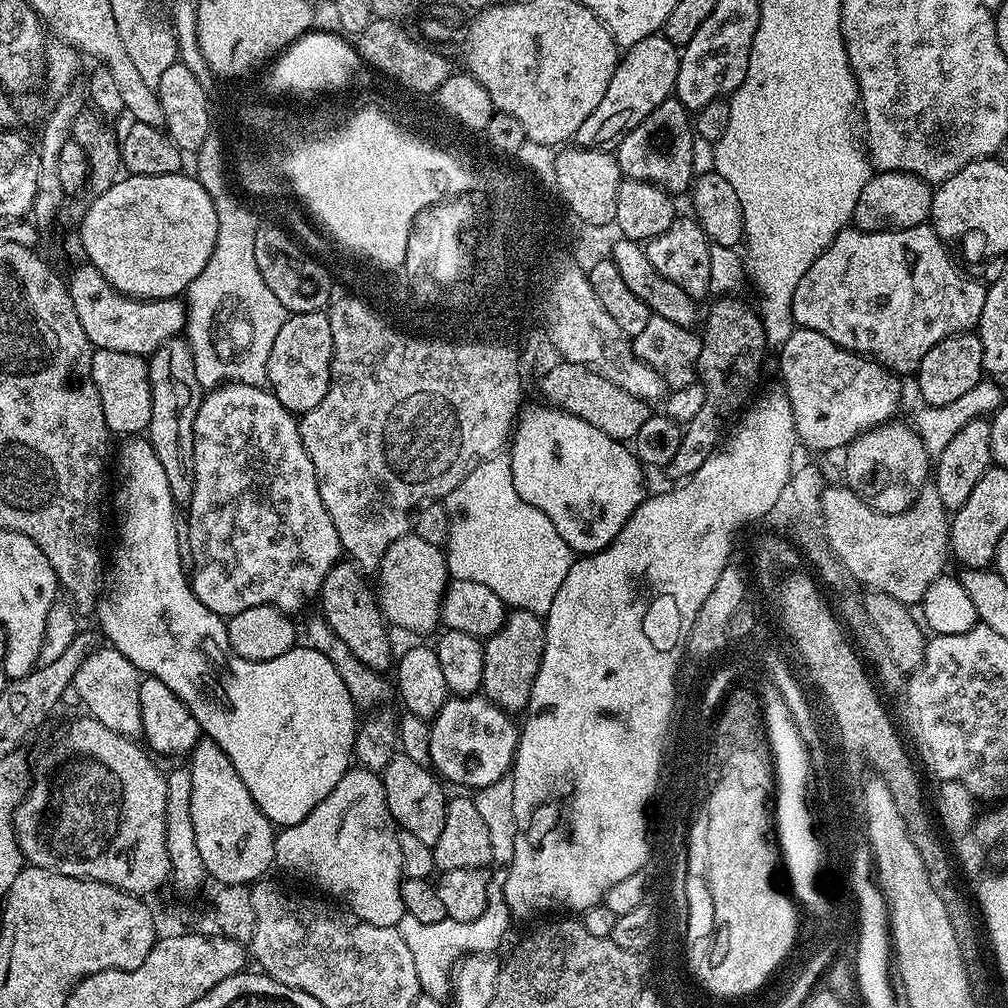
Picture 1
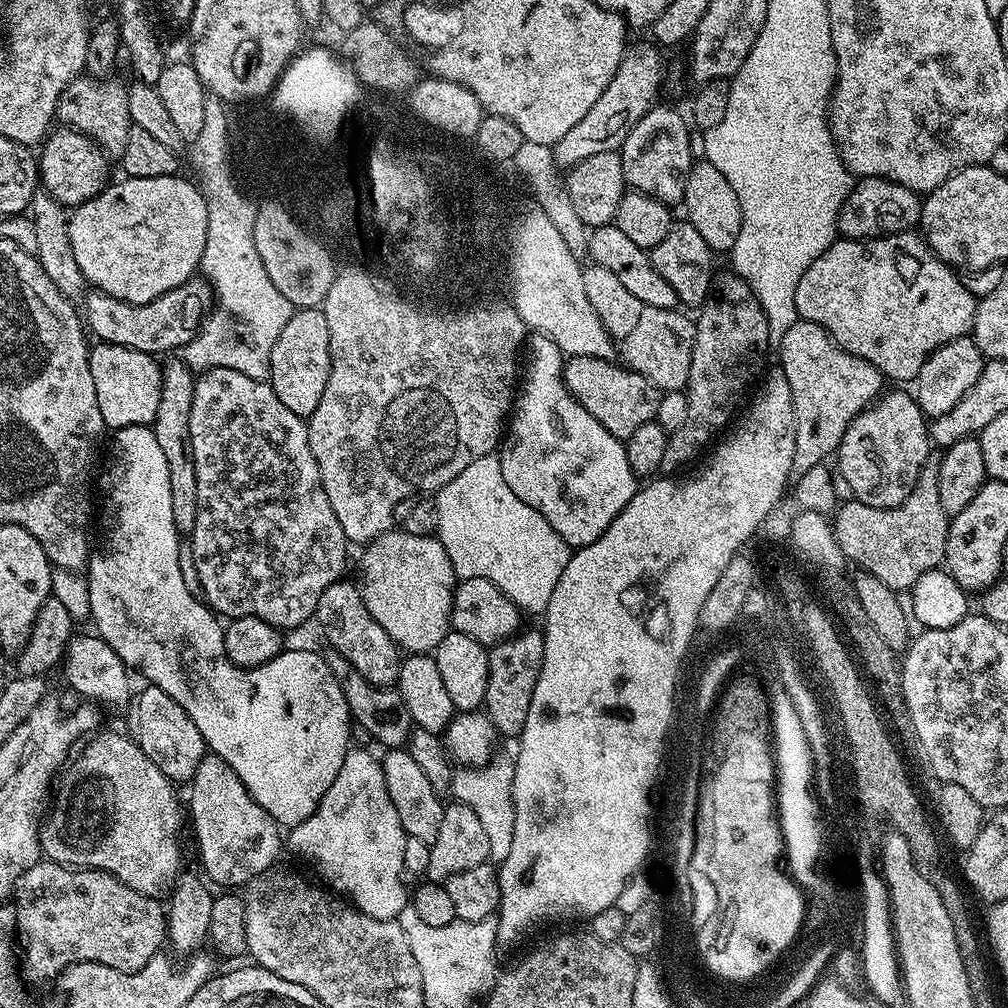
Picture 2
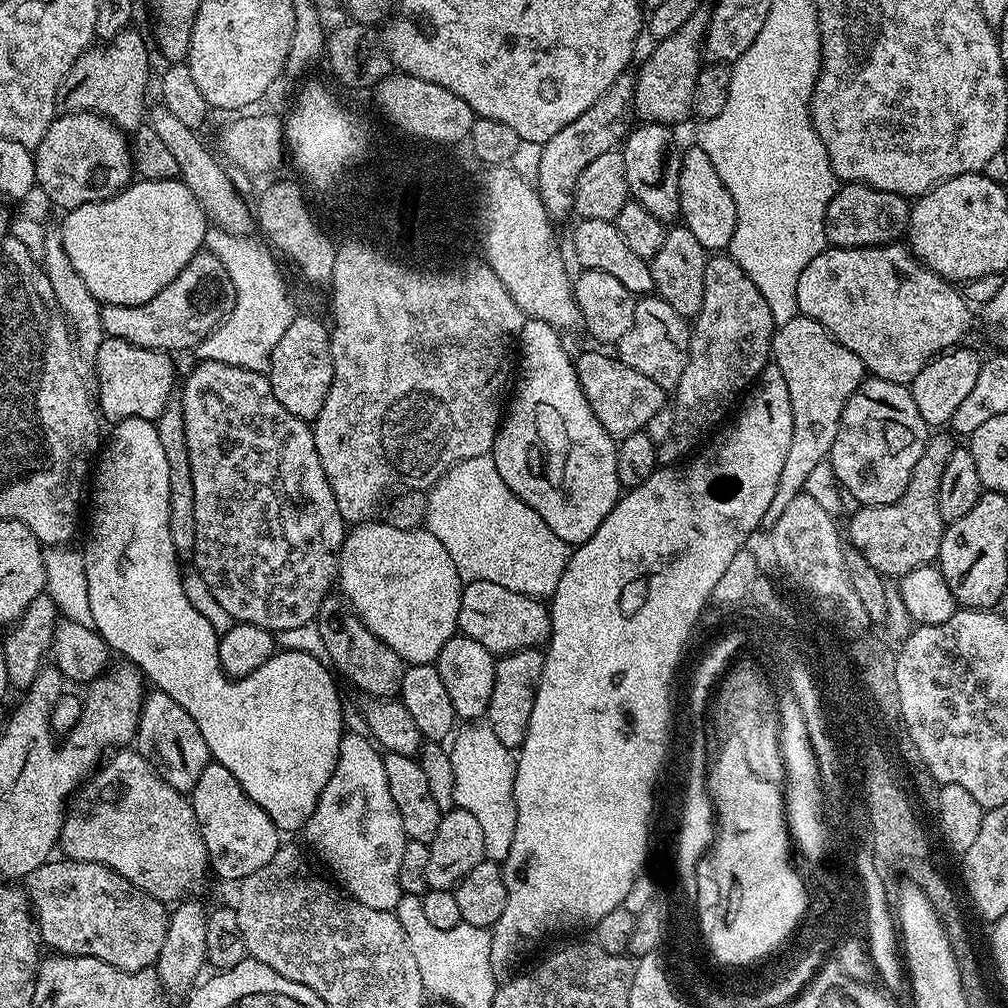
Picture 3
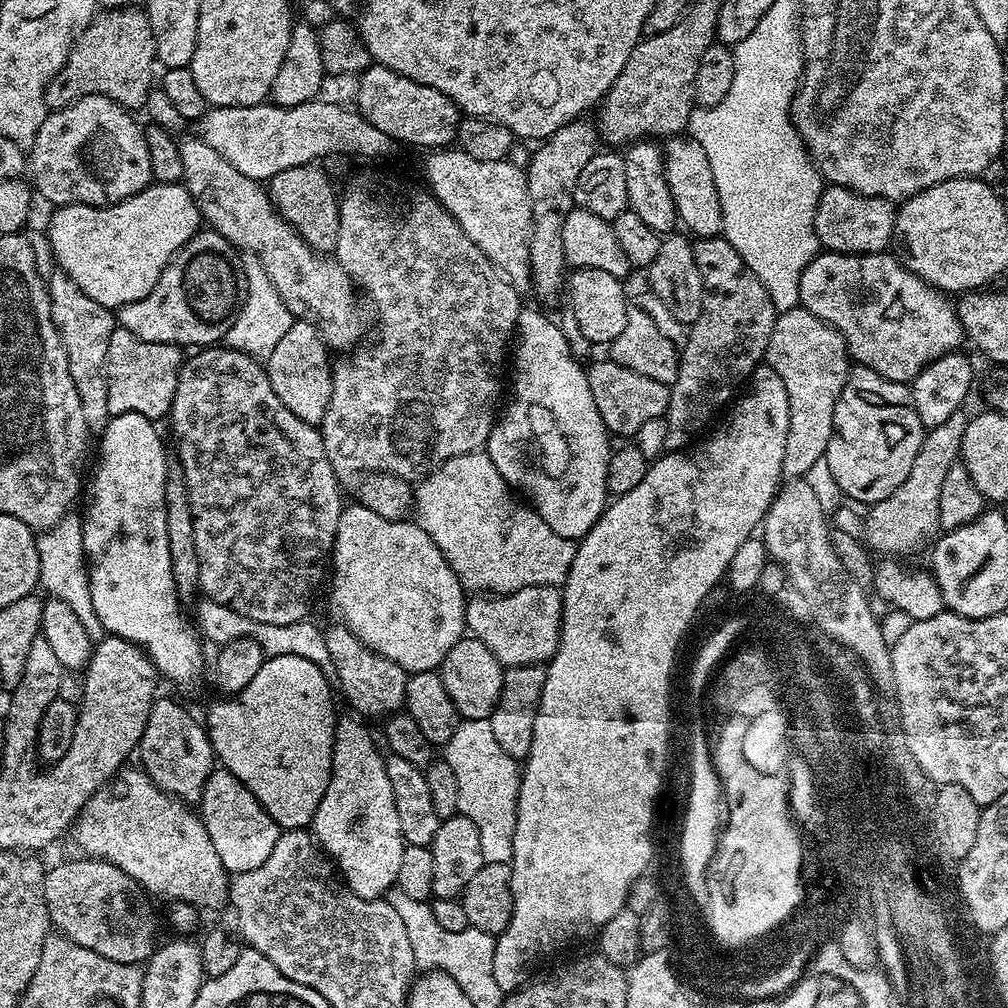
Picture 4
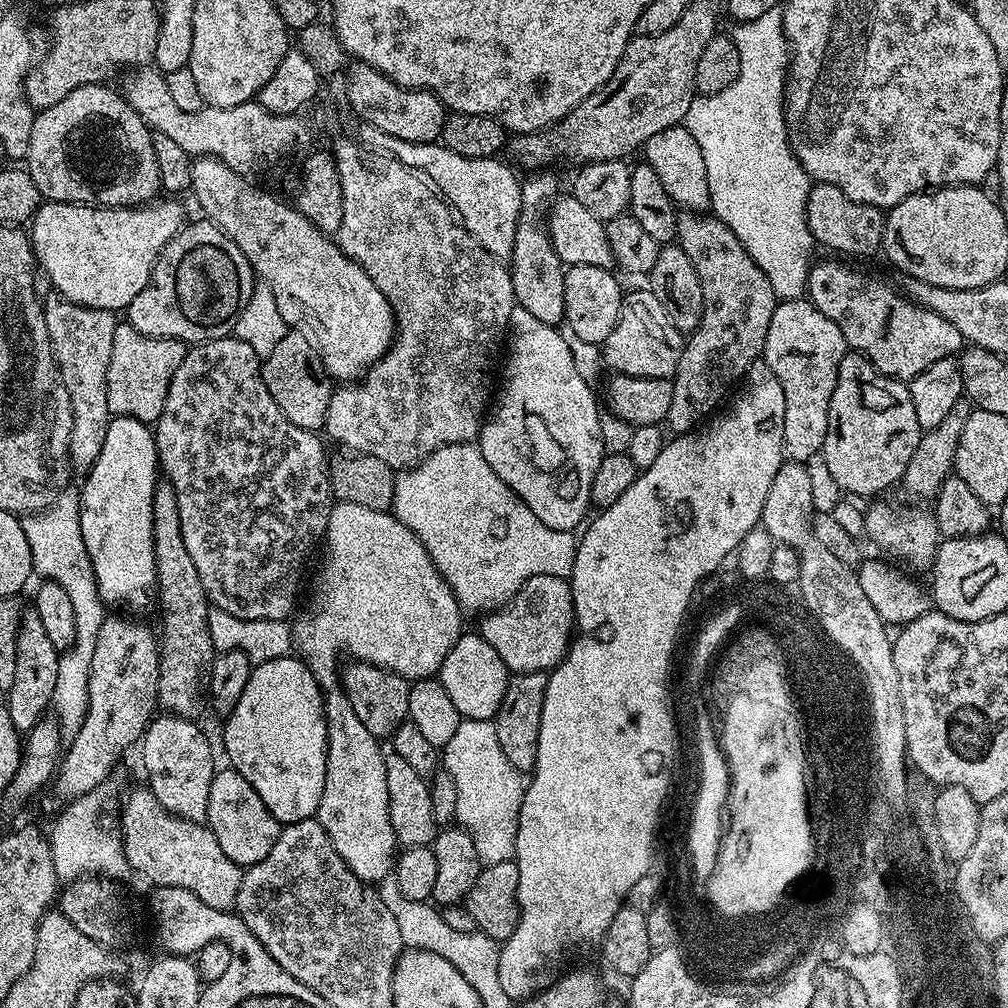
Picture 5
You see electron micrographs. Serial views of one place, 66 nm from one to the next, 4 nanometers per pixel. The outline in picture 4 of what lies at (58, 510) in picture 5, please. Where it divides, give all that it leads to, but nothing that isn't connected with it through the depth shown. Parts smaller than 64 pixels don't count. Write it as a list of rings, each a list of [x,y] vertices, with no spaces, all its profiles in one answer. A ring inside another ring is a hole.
[[[69,510],[53,528],[43,529],[37,535],[38,562],[40,563],[41,589],[48,591],[47,595],[53,600],[66,602],[74,614],[78,614],[78,622],[86,626],[92,638],[99,637],[102,629],[98,618],[94,614],[94,606],[90,602],[90,582],[88,581],[88,559],[84,557],[84,543],[82,530],[84,529],[81,517],[75,516],[75,511]]]

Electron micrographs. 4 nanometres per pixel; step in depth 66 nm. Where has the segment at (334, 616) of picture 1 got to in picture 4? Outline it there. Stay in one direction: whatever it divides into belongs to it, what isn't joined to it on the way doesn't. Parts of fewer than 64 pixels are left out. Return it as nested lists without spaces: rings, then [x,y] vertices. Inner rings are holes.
[[[325,627],[323,633],[327,653],[338,674],[339,695],[344,695],[345,702],[353,708],[351,711],[357,717],[369,716],[370,719],[379,721],[381,718],[395,716],[404,708],[409,673],[404,672],[398,662],[390,662],[390,658],[382,658],[377,652],[370,650],[346,627]]]

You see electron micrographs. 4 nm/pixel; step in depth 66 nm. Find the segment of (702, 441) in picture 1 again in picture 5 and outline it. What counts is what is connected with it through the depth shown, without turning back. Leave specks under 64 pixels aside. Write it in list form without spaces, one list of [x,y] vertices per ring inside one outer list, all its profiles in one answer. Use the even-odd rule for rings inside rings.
[[[687,210],[679,213],[680,221],[678,222],[678,230],[676,231],[675,243],[680,245],[682,250],[686,250],[686,258],[690,258],[690,266],[694,266],[694,270],[698,274],[698,282],[702,282],[702,294],[704,295],[704,309],[702,310],[702,318],[695,332],[691,333],[683,341],[682,351],[680,353],[680,366],[676,370],[676,375],[671,377],[672,381],[672,397],[670,398],[670,414],[666,421],[667,427],[672,427],[671,430],[676,434],[691,432],[701,422],[707,421],[721,407],[720,399],[731,390],[732,387],[739,385],[741,381],[748,375],[748,367],[755,360],[761,359],[764,343],[766,342],[766,330],[770,330],[770,318],[774,314],[777,306],[777,298],[774,290],[770,286],[770,282],[766,278],[766,274],[762,274],[762,270],[758,270],[758,266],[754,262],[754,258],[750,258],[750,254],[746,254],[746,246],[742,246],[742,242],[738,242],[738,238],[734,234],[734,230],[730,230],[730,226],[726,226],[721,220],[715,218],[701,218],[697,213]]]

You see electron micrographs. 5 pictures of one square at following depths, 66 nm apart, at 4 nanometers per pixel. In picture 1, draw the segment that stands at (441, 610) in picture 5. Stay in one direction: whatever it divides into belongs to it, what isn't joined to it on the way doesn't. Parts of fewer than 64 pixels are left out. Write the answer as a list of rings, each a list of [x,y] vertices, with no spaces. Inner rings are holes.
[[[415,534],[398,538],[398,542],[394,542],[386,550],[378,575],[378,603],[385,621],[393,629],[405,628],[408,632],[437,631],[441,623],[440,604],[444,600],[444,589],[450,583],[448,557],[441,545],[426,542]],[[349,767],[342,782],[338,782],[338,786],[334,786],[334,790],[330,790],[330,794],[326,794],[326,798],[322,798],[322,802],[318,802],[318,806],[314,806],[310,814],[306,814],[302,823],[280,828],[276,834],[274,854],[277,869],[285,868],[286,871],[317,884],[322,891],[329,892],[324,894],[339,902],[359,920],[370,922],[370,926],[395,928],[406,915],[400,893],[400,881],[404,876],[400,832],[386,802],[383,779],[369,768]]]

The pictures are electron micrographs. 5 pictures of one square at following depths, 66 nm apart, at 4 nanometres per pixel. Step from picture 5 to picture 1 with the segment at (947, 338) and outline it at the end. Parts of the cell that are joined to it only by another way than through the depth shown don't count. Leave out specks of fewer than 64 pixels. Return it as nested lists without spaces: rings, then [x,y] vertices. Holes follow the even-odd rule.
[[[931,223],[897,232],[861,232],[849,226],[822,250],[820,257],[802,274],[798,290],[794,290],[792,313],[801,328],[818,330],[840,348],[867,356],[897,374],[914,374],[922,358],[946,338],[959,332],[973,331],[980,323],[986,288],[982,283],[963,276],[948,257],[945,241],[932,229]]]

